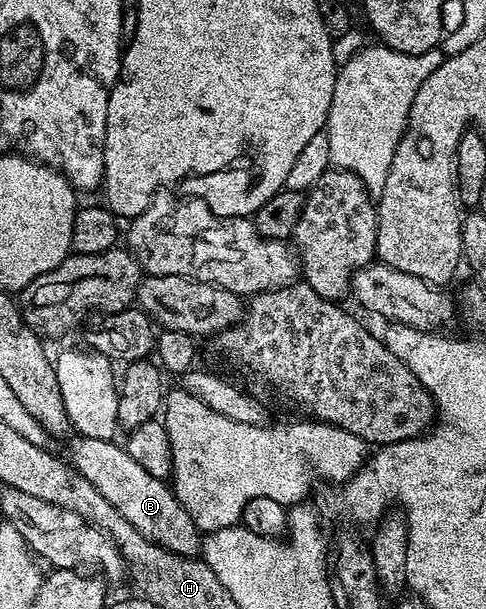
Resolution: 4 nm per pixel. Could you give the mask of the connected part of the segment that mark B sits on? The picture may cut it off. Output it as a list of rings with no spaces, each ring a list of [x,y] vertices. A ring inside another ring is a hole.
[[[86,435],[74,438],[73,468],[83,473],[94,489],[103,493],[103,497],[107,497],[107,501],[111,501],[111,505],[115,505],[115,509],[119,509],[119,513],[123,513],[143,537],[176,555],[196,556],[201,549],[202,532],[198,531],[191,513],[187,513],[177,500],[172,486],[164,479],[151,477],[151,473],[131,457],[129,450],[108,443],[107,439],[92,439]]]

